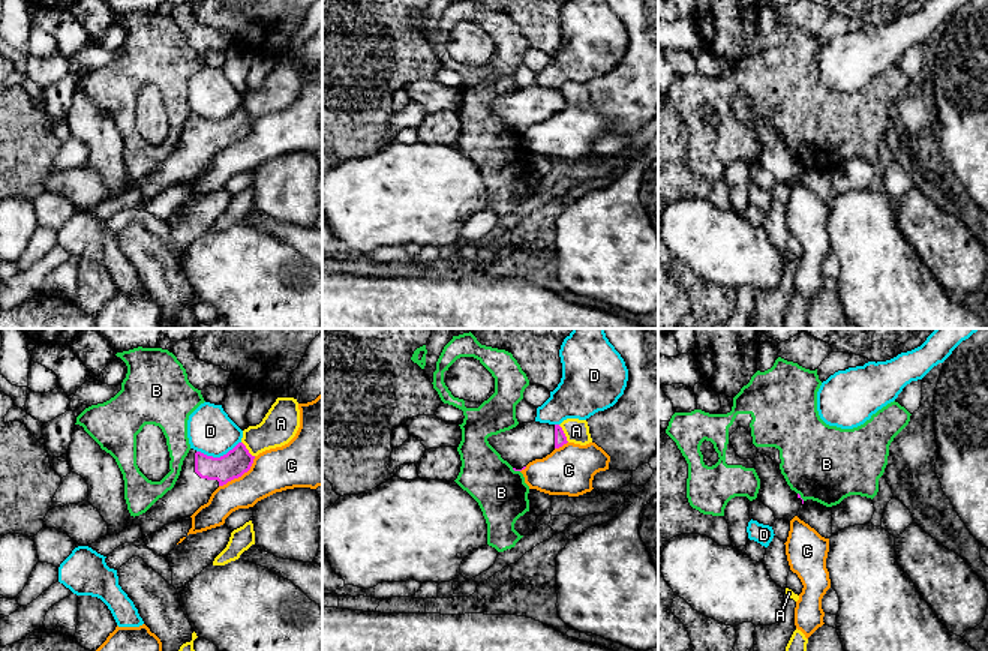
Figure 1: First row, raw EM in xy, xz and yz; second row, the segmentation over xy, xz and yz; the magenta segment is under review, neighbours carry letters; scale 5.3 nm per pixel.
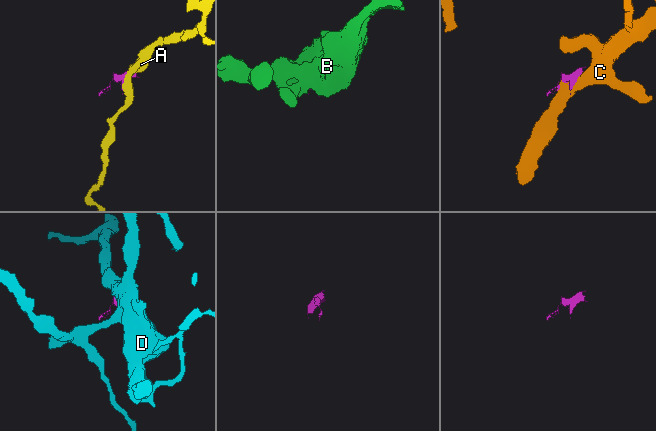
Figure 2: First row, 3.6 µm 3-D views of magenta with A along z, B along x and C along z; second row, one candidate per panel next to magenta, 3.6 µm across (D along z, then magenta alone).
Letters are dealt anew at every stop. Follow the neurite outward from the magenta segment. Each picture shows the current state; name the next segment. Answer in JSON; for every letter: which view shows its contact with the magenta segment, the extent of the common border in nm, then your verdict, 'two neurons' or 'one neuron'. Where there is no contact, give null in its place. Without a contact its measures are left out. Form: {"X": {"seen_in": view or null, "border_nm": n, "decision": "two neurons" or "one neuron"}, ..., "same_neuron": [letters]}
{"A": {"seen_in": "xz", "border_nm": 110, "decision": "two neurons"}, "B": {"seen_in": "xz", "border_nm": 50, "decision": "two neurons"}, "C": {"seen_in": "xy", "border_nm": 260, "decision": "two neurons"}, "D": {"seen_in": "xy", "border_nm": 240, "decision": "two neurons"}, "same_neuron": []}

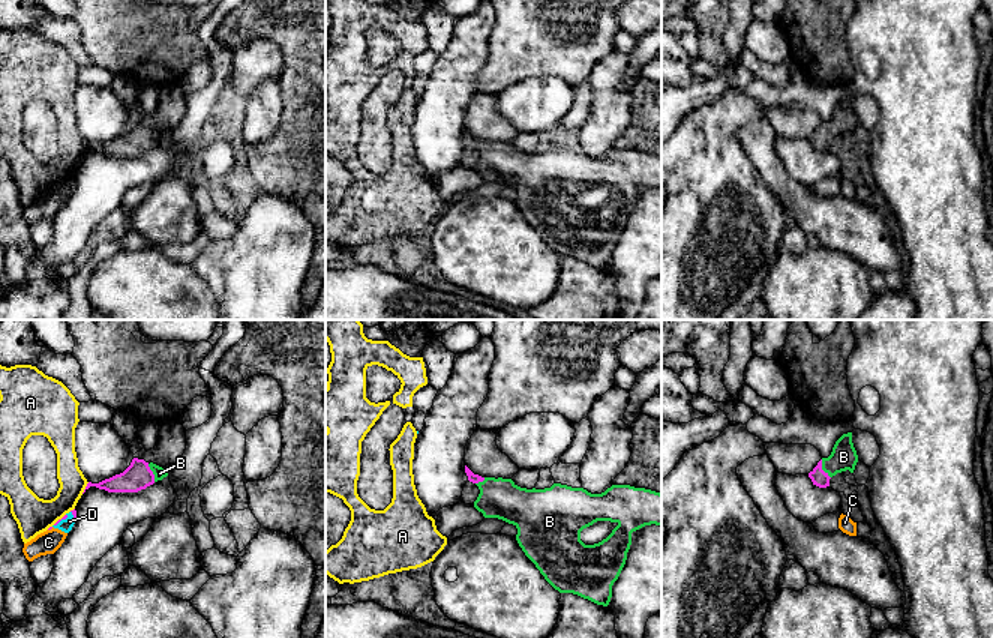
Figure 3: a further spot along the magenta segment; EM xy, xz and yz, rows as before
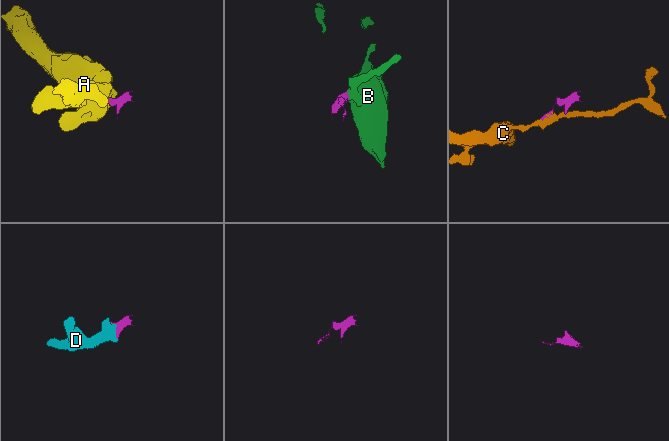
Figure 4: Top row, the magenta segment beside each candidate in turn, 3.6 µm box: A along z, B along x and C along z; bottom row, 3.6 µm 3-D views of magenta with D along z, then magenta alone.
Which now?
{"A": {"seen_in": "xy", "border_nm": 80, "decision": "two neurons"}, "B": {"seen_in": "yz", "border_nm": 120, "decision": "one neuron"}, "C": {"seen_in": "xy", "border_nm": 40, "decision": "two neurons"}, "D": {"seen_in": "xy", "border_nm": 100, "decision": "one neuron"}, "same_neuron": ["B", "D"]}

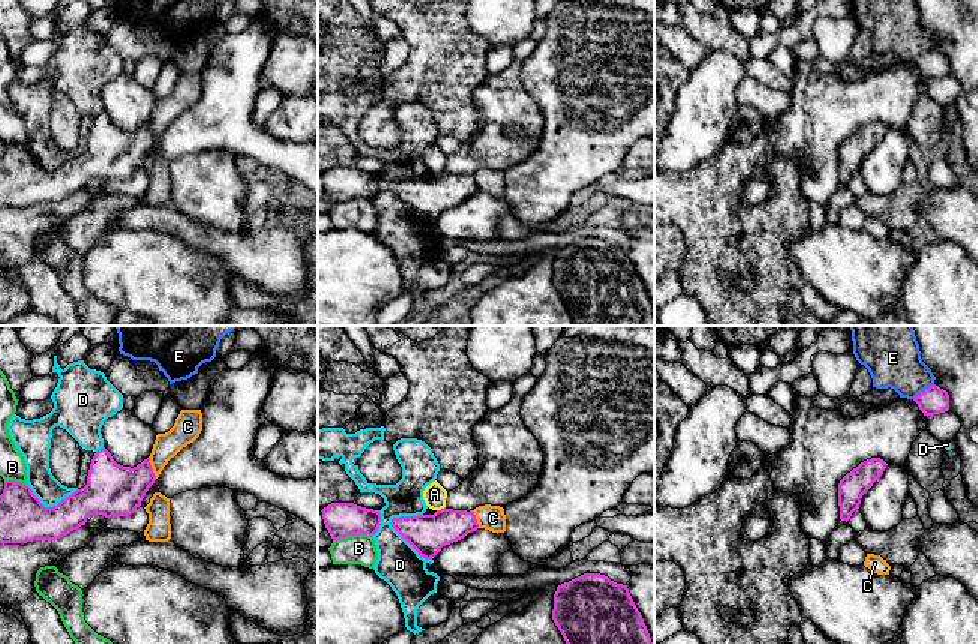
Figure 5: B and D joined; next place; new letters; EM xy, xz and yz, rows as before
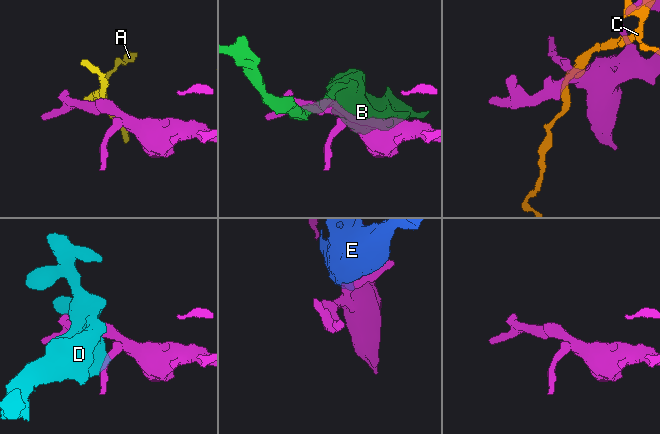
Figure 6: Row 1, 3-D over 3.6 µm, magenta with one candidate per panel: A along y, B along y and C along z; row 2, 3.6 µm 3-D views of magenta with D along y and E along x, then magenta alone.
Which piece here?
{"A": {"seen_in": "xz", "border_nm": 50, "decision": "two neurons"}, "B": {"seen_in": "xz", "border_nm": 220, "decision": "two neurons"}, "C": {"seen_in": "xy", "border_nm": 130, "decision": "two neurons"}, "D": {"seen_in": "xz", "border_nm": 300, "decision": "two neurons"}, "E": {"seen_in": "yz", "border_nm": 140, "decision": "two neurons"}, "same_neuron": []}

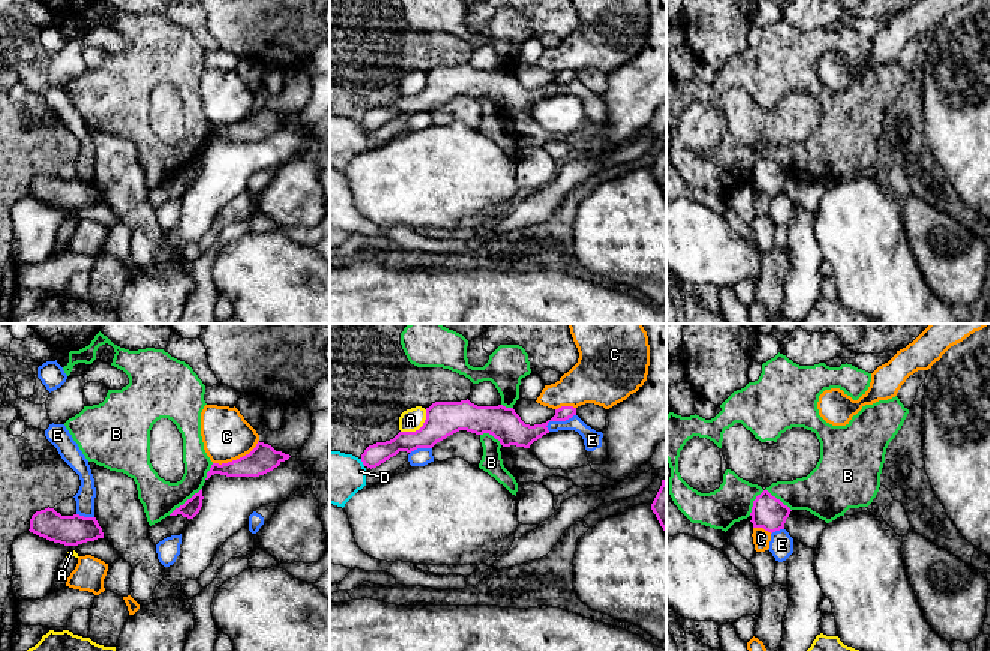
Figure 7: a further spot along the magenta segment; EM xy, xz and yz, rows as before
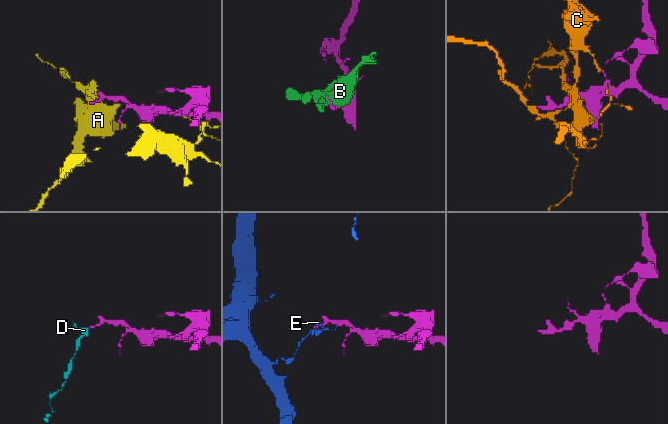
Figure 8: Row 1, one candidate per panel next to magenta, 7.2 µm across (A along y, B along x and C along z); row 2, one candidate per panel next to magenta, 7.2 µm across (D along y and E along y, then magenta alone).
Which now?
{"A": {"seen_in": "xz", "border_nm": 190, "decision": "two neurons"}, "B": {"seen_in": "yz", "border_nm": 240, "decision": "two neurons"}, "C": {"seen_in": "xy", "border_nm": 280, "decision": "two neurons"}, "D": {"seen_in": "xz", "border_nm": 50, "decision": "one neuron"}, "E": {"seen_in": "xz", "border_nm": 180, "decision": "two neurons"}, "same_neuron": ["D"]}

